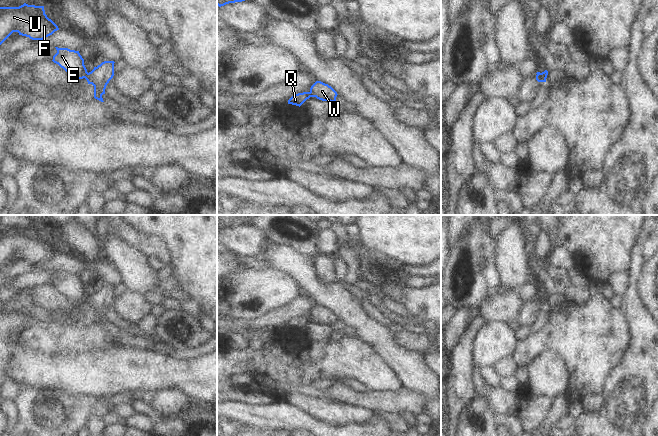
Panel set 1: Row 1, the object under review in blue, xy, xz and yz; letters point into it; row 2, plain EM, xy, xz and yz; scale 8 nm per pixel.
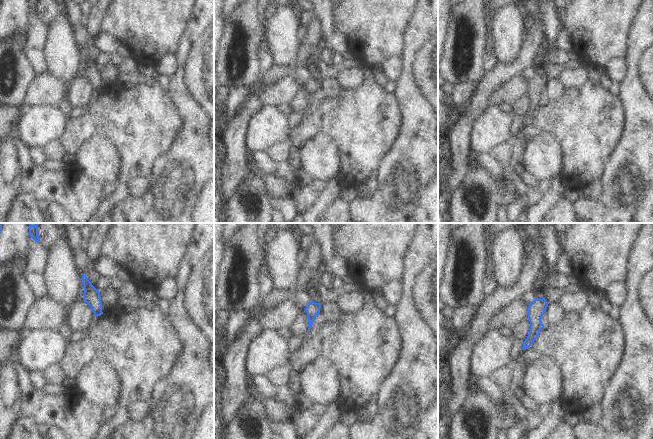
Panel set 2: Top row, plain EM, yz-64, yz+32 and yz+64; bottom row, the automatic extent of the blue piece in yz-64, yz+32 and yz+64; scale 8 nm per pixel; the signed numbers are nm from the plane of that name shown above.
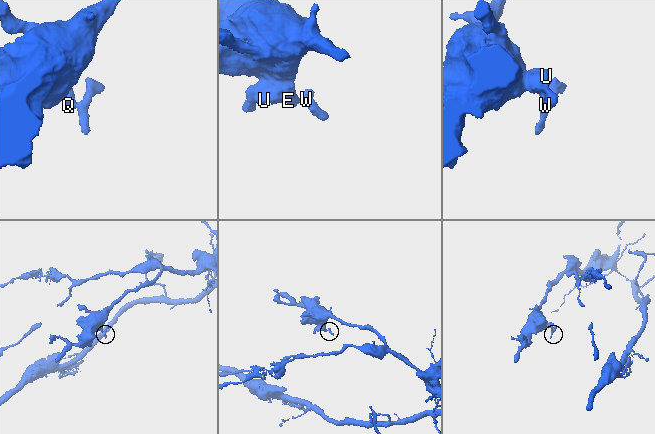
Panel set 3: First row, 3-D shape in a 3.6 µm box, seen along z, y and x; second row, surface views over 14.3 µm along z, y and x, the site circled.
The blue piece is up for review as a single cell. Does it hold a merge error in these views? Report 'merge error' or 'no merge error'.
merge error

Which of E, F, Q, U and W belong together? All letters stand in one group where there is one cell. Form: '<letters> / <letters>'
E F Q U / W

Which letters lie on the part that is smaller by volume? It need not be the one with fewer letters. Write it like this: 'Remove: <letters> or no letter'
Remove: W

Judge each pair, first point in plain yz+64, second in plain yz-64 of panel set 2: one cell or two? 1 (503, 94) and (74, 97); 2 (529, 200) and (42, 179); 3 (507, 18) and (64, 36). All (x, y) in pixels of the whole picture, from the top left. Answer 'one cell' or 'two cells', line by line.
1: two cells
2: one cell
3: one cell

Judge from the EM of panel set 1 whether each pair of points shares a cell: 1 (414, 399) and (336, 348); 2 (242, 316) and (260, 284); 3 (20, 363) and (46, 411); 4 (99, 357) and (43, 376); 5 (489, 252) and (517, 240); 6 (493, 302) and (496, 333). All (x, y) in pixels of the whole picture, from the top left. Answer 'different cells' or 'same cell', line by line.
1: different cells
2: same cell
3: different cells
4: same cell
5: different cells
6: different cells

